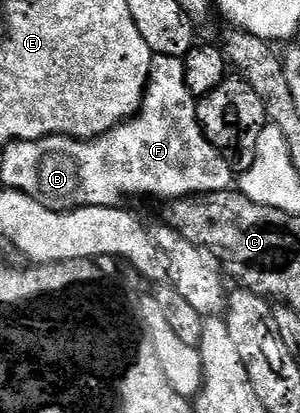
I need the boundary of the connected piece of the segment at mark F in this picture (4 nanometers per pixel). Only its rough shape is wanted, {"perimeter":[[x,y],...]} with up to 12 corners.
{"perimeter":[[153,59],[141,109],[81,154],[85,206],[230,189],[184,61]]}

